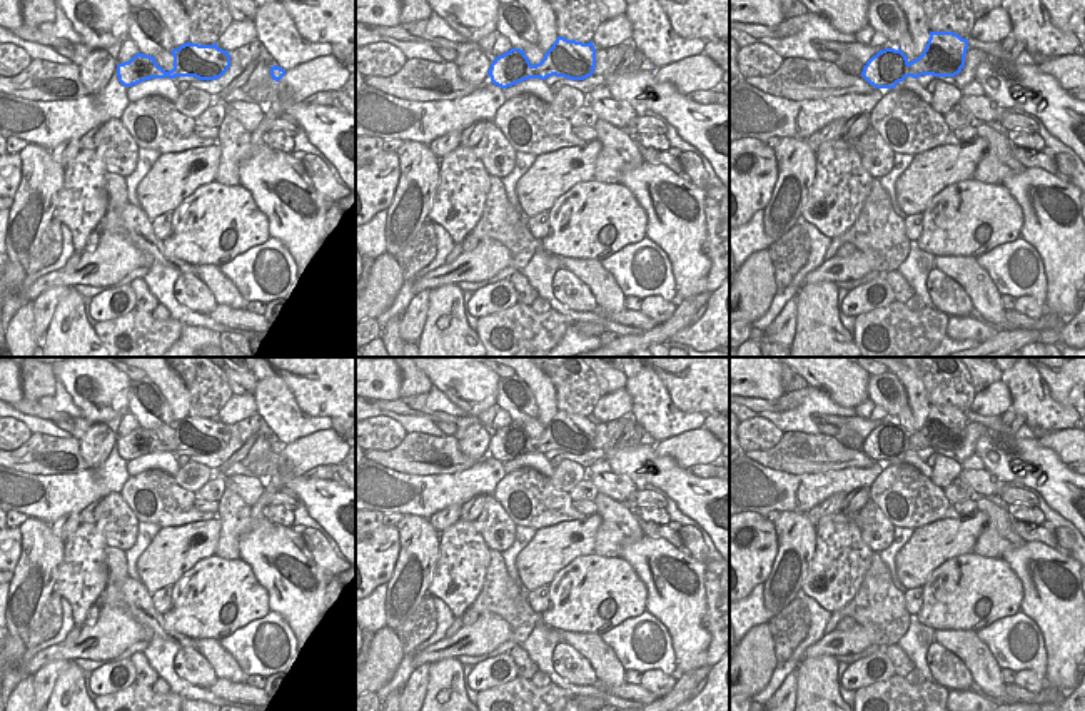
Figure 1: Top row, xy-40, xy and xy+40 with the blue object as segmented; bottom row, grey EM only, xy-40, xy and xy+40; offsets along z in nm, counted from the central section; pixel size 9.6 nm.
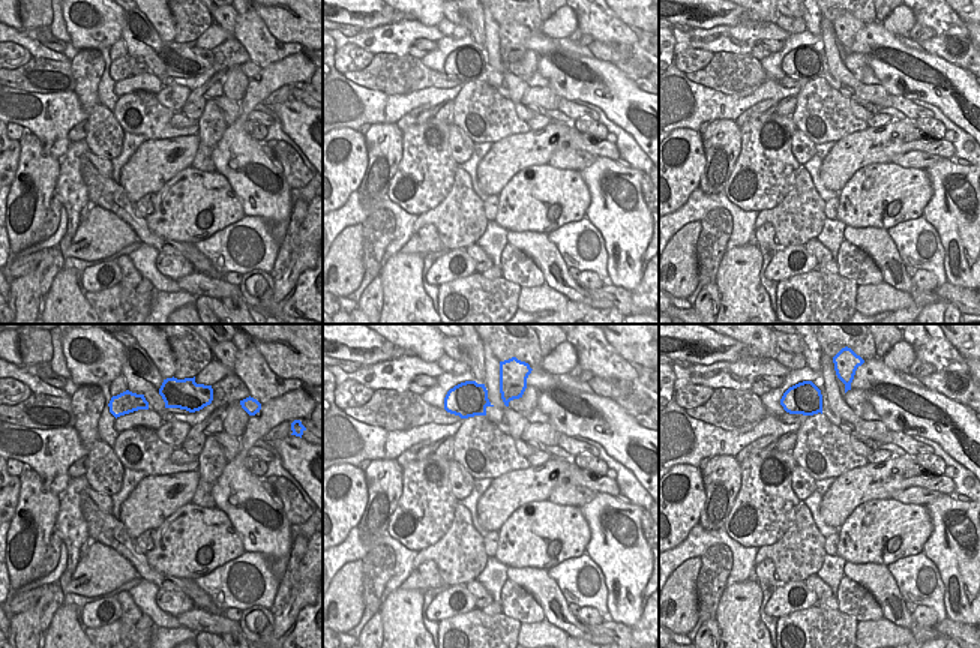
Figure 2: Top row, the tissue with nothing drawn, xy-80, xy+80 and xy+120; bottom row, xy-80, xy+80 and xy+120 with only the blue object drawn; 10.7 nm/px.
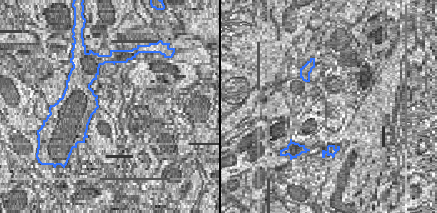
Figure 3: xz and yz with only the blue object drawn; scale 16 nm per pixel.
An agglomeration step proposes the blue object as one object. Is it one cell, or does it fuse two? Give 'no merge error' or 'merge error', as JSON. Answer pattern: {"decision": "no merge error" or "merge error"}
{"decision": "merge error"}

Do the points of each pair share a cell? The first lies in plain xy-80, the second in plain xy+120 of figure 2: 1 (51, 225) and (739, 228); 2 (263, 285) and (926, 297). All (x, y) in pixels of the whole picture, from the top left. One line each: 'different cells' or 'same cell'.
1: different cells
2: different cells

